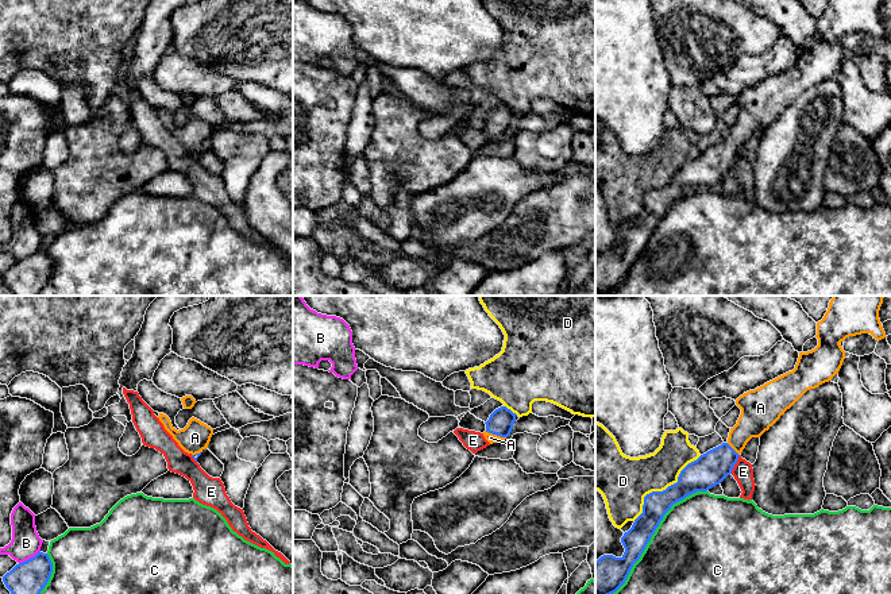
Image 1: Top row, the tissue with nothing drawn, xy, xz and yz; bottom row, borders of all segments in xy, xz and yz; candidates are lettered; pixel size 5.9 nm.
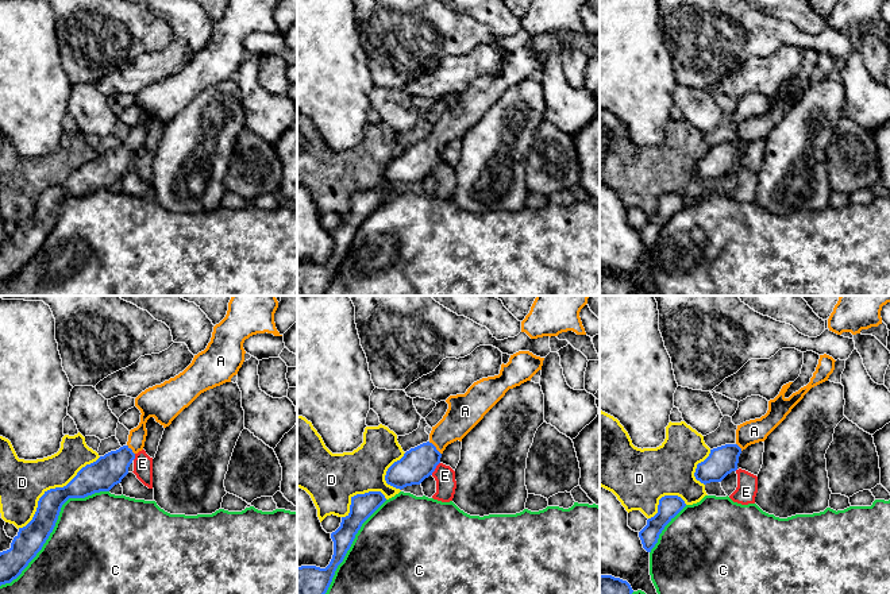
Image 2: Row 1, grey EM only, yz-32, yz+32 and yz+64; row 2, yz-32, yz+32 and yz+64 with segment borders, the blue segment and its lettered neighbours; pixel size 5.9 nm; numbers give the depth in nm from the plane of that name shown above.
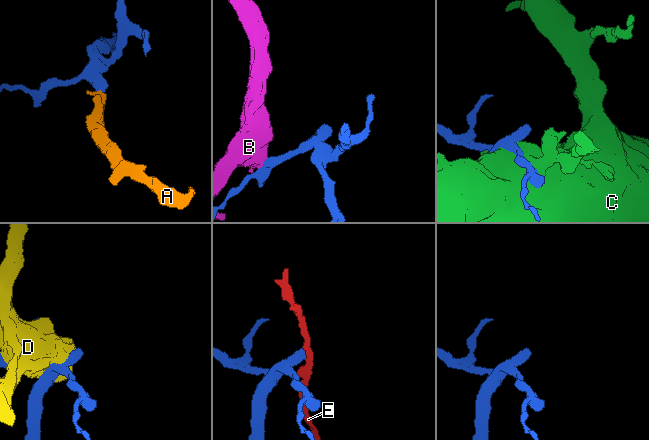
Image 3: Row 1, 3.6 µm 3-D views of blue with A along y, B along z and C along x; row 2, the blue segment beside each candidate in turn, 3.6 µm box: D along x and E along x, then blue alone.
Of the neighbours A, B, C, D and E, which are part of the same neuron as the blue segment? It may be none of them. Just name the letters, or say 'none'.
A

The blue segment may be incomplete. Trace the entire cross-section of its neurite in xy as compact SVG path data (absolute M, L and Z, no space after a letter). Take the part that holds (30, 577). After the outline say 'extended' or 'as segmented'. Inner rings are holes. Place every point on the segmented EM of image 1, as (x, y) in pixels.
M38 552L34 558L16 564L3 576L11 594L40 594L53 572L47 554Z | as segmented

